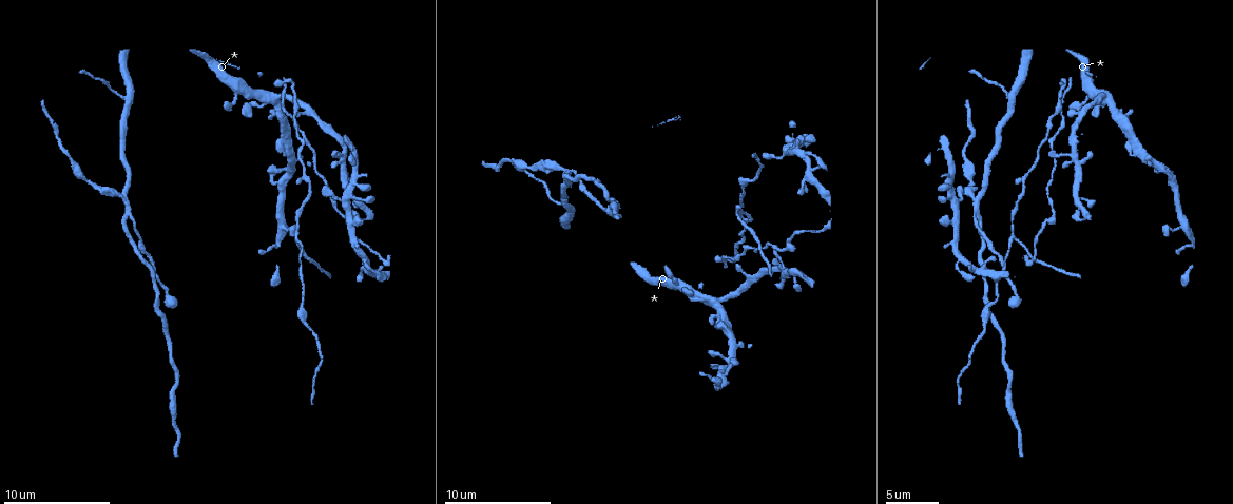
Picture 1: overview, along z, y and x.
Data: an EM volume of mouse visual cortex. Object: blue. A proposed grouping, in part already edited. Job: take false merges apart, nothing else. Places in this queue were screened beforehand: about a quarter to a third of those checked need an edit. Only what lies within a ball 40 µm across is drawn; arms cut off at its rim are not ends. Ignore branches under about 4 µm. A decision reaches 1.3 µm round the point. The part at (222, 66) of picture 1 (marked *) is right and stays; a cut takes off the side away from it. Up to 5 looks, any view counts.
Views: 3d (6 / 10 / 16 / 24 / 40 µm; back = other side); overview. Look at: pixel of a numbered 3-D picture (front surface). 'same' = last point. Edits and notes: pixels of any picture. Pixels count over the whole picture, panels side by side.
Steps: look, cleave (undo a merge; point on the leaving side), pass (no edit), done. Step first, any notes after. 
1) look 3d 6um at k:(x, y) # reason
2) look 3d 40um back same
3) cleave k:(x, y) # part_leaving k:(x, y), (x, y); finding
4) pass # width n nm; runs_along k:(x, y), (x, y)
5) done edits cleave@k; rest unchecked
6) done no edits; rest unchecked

look 3d 10um at 1:(122, 99) # three arms meet

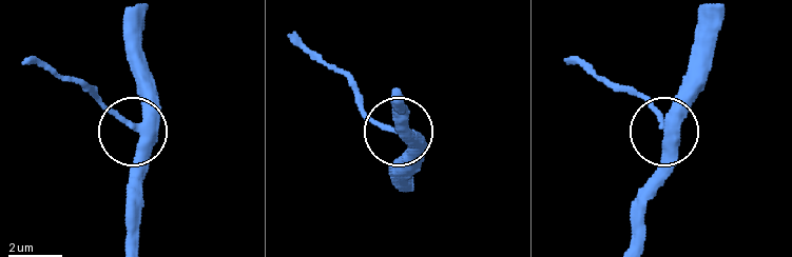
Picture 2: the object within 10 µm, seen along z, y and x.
look 3d 10um back at 2:(664, 127)

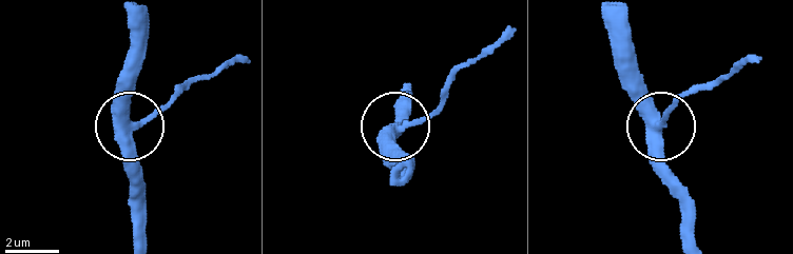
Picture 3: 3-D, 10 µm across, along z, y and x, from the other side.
pass # side_arm 7 um; continuous, no second neuron

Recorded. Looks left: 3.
look 3d 6um at 1:(564, 170) # three arms meet

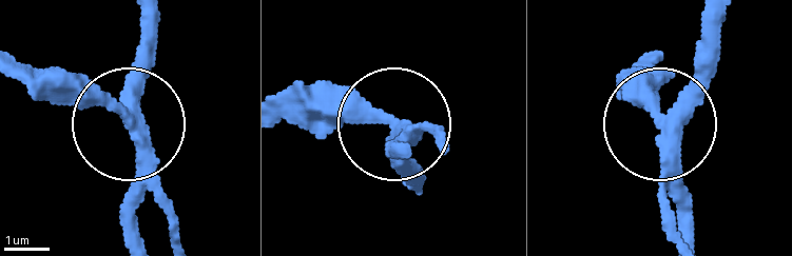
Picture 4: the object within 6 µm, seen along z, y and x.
cleave 4:(103, 104) # part_leaving 4:(411, 130), (287, 118); two neurons meet here

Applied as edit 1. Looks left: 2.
look overview

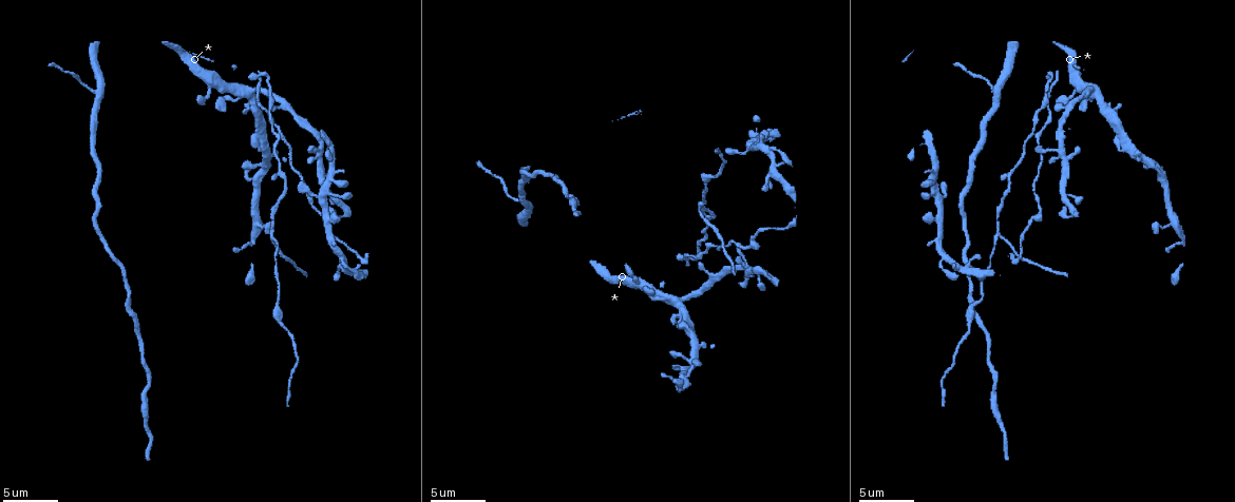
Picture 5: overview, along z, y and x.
look 3d 6um at 5:(269, 236) # three-way junction

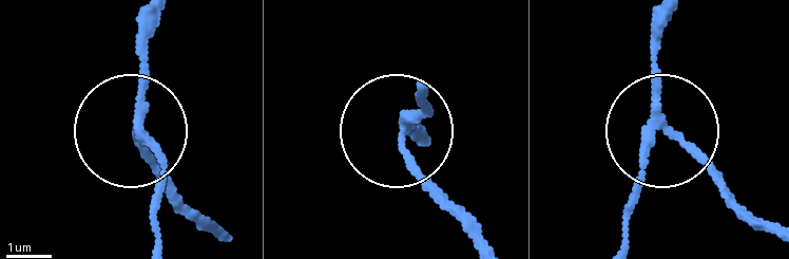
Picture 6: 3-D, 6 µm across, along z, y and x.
cleave 6:(419, 173) # width 170 nm; part_leaving 6:(404, 129), (408, 170), (468, 239); a second neuron is stuck on

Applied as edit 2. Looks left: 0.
done edits cleave@4, cleave@6; rest unchecked

